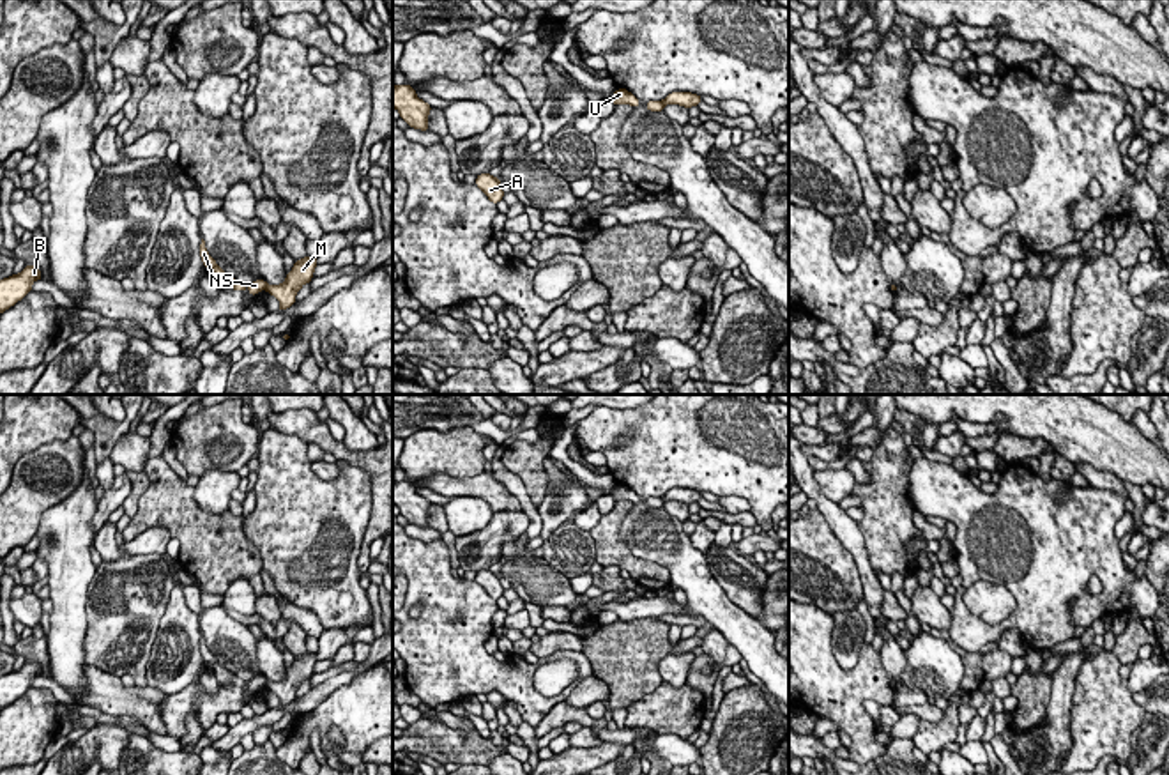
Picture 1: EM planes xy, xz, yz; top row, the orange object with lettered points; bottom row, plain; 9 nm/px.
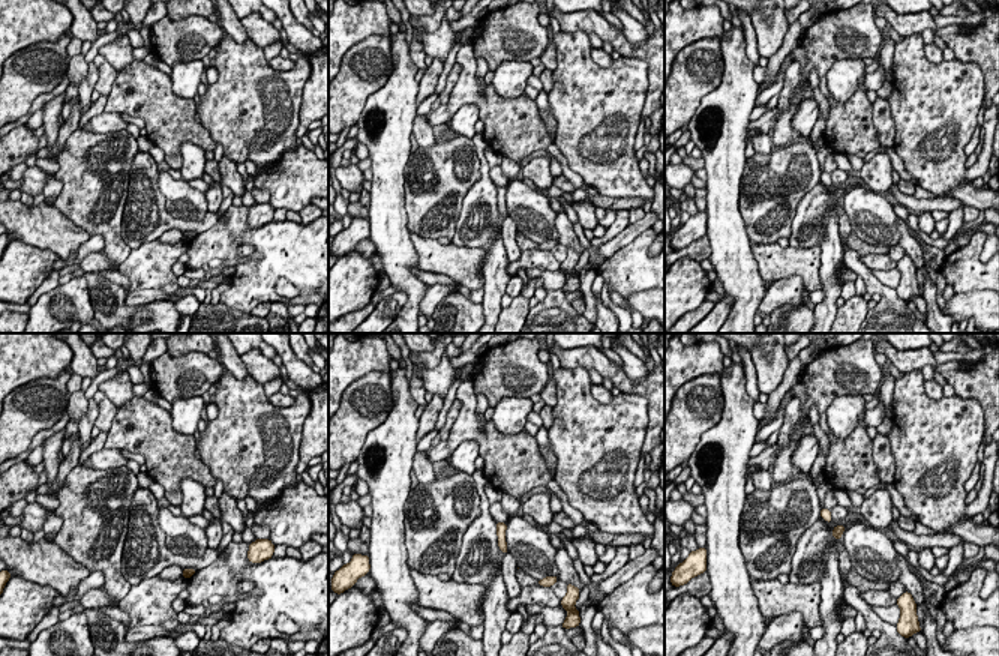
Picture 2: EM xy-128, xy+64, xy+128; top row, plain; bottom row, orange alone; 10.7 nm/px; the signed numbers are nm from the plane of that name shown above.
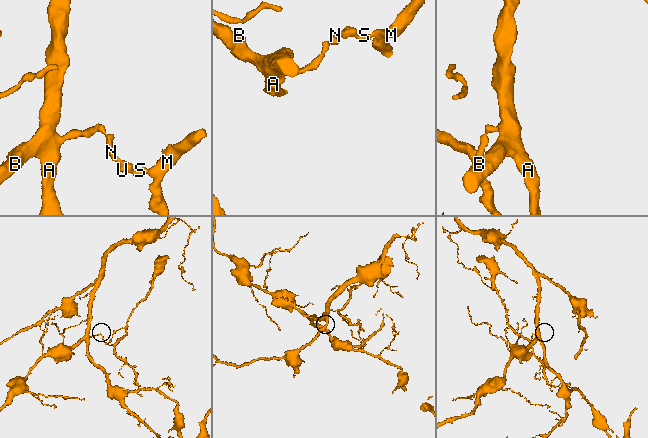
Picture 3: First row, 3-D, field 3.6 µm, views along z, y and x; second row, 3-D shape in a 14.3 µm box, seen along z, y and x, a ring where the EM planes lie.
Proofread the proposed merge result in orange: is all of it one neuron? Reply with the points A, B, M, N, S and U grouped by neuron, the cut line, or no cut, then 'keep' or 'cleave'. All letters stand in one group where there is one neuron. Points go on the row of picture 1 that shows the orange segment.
A B N S U / M | xy (267, 285), (264, 289) | cleave

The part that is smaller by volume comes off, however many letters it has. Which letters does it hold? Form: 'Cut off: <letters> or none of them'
Cut off: M

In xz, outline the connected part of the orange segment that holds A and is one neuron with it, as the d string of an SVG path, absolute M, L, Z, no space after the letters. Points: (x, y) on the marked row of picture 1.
M488 172L479 173L476 186L488 196L490 202L499 203L504 198L500 179L492 177Z

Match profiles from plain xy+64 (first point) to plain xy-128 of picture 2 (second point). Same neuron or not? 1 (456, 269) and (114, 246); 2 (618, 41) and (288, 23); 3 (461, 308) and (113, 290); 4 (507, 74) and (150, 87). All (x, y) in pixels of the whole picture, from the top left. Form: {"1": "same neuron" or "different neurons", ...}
{"1": "different neurons", "2": "different neurons", "3": "same neuron", "4": "different neurons"}

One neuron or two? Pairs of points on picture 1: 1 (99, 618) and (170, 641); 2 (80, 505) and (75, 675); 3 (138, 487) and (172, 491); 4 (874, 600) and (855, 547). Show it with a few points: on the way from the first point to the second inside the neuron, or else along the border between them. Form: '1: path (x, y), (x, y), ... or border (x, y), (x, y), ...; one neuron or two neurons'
1: border (170, 597), (151, 650), (145, 676); two neurons
2: path (69, 547), (69, 632); one neuron
3: border (145, 471), (147, 489), (131, 519); two neurons
4: path (871, 588), (862, 560); one neuron

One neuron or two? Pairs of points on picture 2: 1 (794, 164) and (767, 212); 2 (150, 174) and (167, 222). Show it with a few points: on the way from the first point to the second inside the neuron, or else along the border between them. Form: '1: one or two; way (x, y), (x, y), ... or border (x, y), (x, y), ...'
1: one; way (783, 176), (770, 189), (768, 200)
2: one; way (150, 186), (150, 206), (155, 210)

